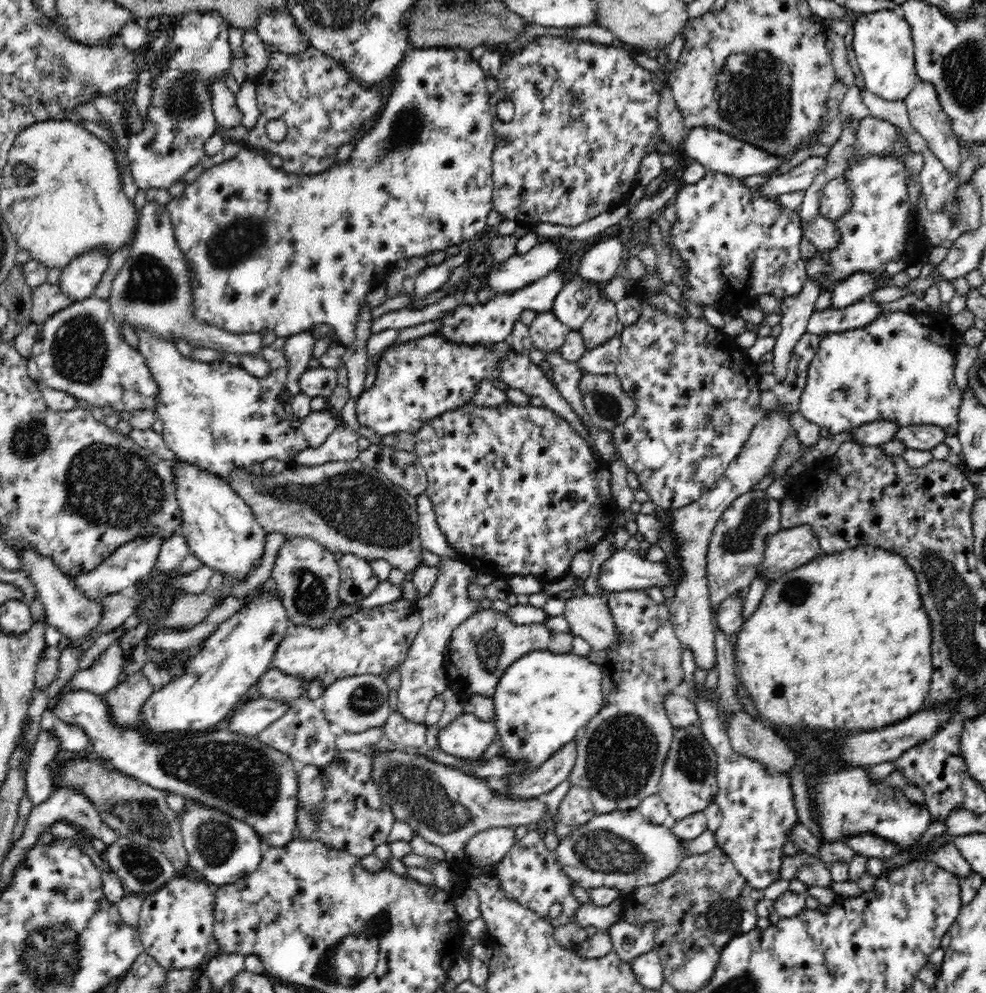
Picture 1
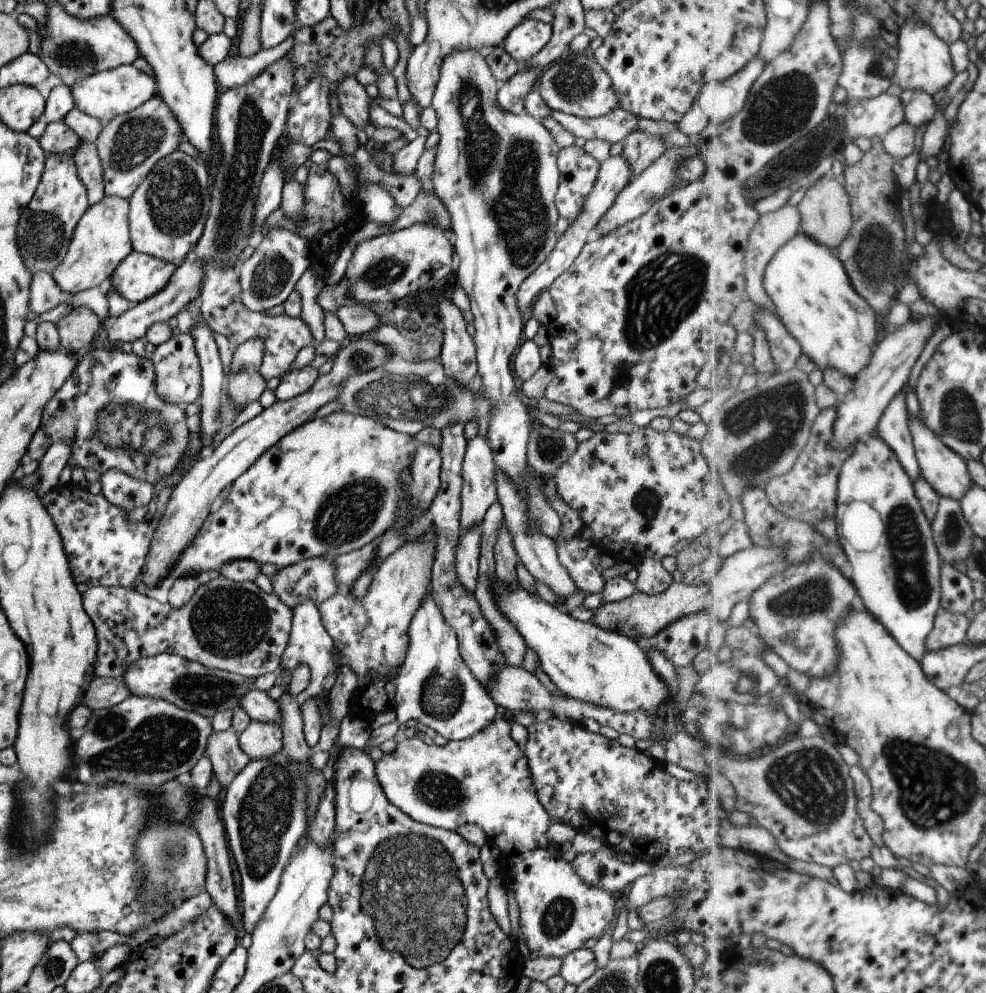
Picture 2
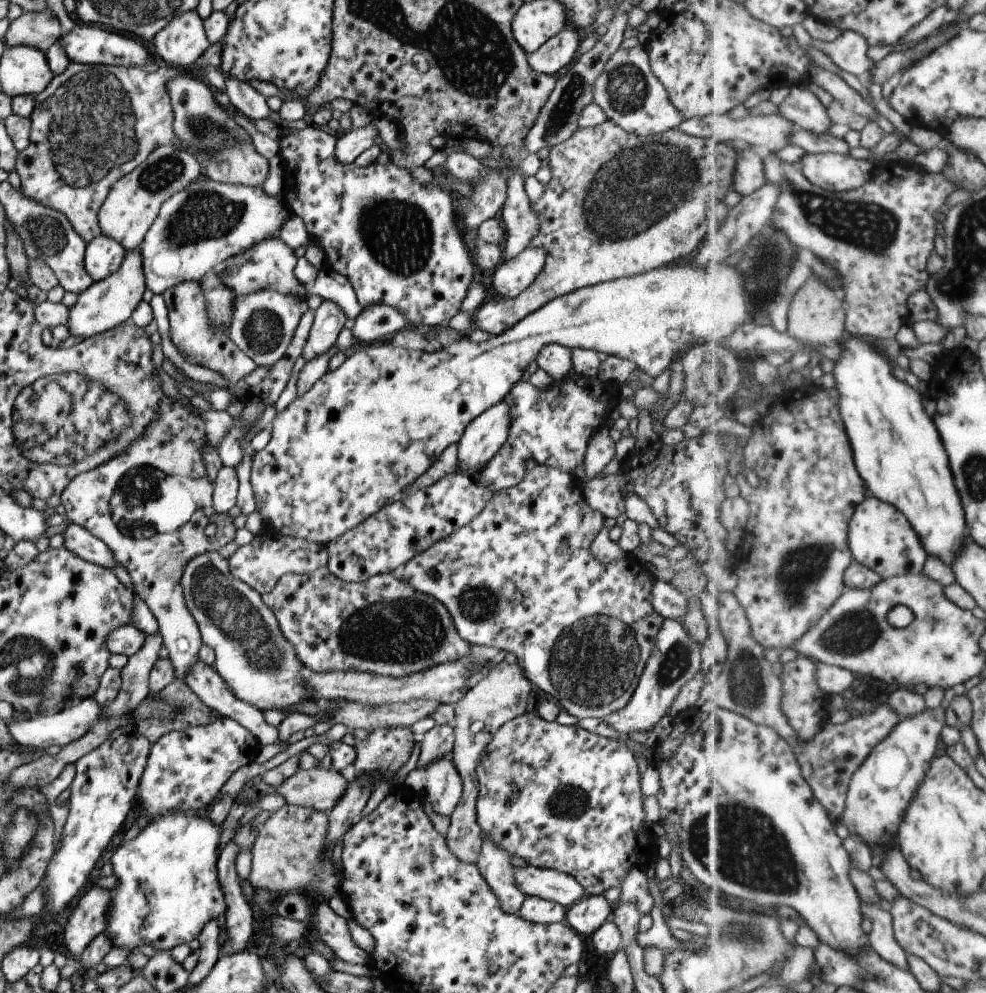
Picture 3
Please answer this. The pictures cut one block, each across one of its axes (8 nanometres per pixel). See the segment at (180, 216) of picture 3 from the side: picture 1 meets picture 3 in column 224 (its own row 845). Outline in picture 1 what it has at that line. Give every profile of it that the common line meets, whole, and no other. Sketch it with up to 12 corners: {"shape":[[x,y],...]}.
{"shape":[[186,801],[189,866],[212,884],[258,870],[257,830]]}

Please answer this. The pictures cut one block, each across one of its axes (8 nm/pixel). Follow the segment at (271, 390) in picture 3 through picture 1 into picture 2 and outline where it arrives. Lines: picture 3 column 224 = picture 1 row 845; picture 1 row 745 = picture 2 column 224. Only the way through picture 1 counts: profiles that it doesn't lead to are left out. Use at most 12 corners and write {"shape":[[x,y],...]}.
{"shape":[[214,260],[205,323],[232,348],[264,340],[262,378],[281,378],[315,339],[302,318],[246,310],[236,268]]}

